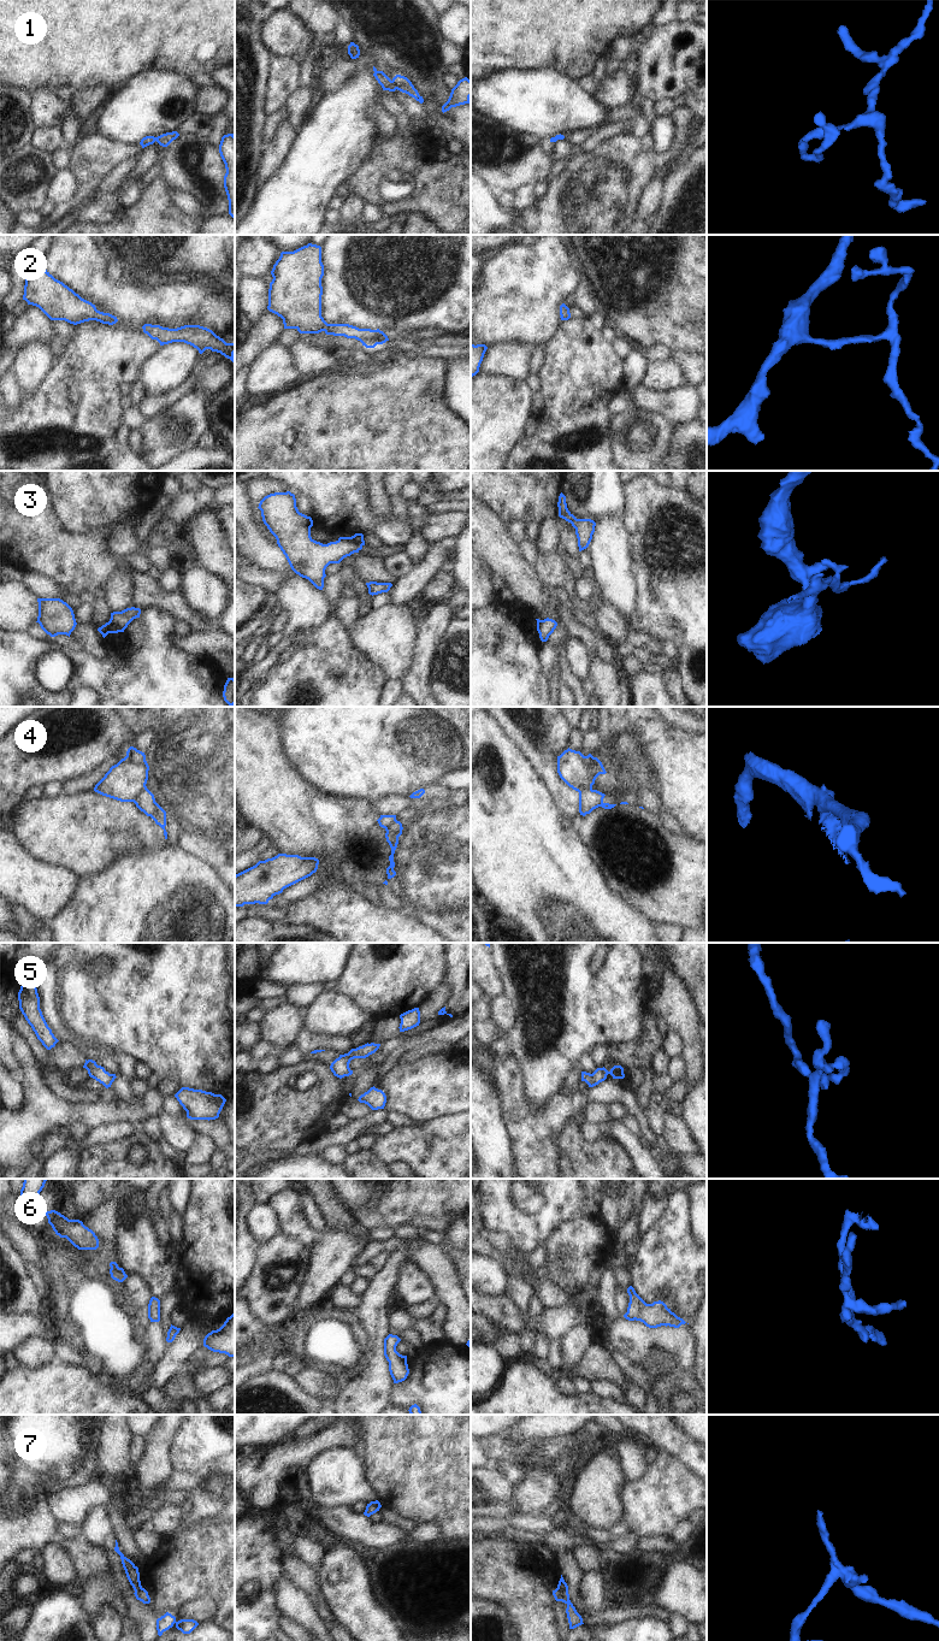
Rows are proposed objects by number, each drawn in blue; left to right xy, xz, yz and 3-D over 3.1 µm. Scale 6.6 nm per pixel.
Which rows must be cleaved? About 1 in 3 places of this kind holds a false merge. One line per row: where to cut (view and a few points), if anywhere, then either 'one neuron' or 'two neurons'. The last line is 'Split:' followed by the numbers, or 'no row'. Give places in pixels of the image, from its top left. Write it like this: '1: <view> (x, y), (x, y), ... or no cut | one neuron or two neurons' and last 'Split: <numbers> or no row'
1: no cut | one neuron
2: no cut | one neuron
3: xz (346, 537), (361, 545) | two neurons
4: xz (395, 819), (384, 827), (378, 821) | two neurons
5: no cut | one neuron
6: no cut | one neuron
7: yz (557, 1587), (567, 1594), (567, 1603) | two neurons
Split: 3, 4, 7

